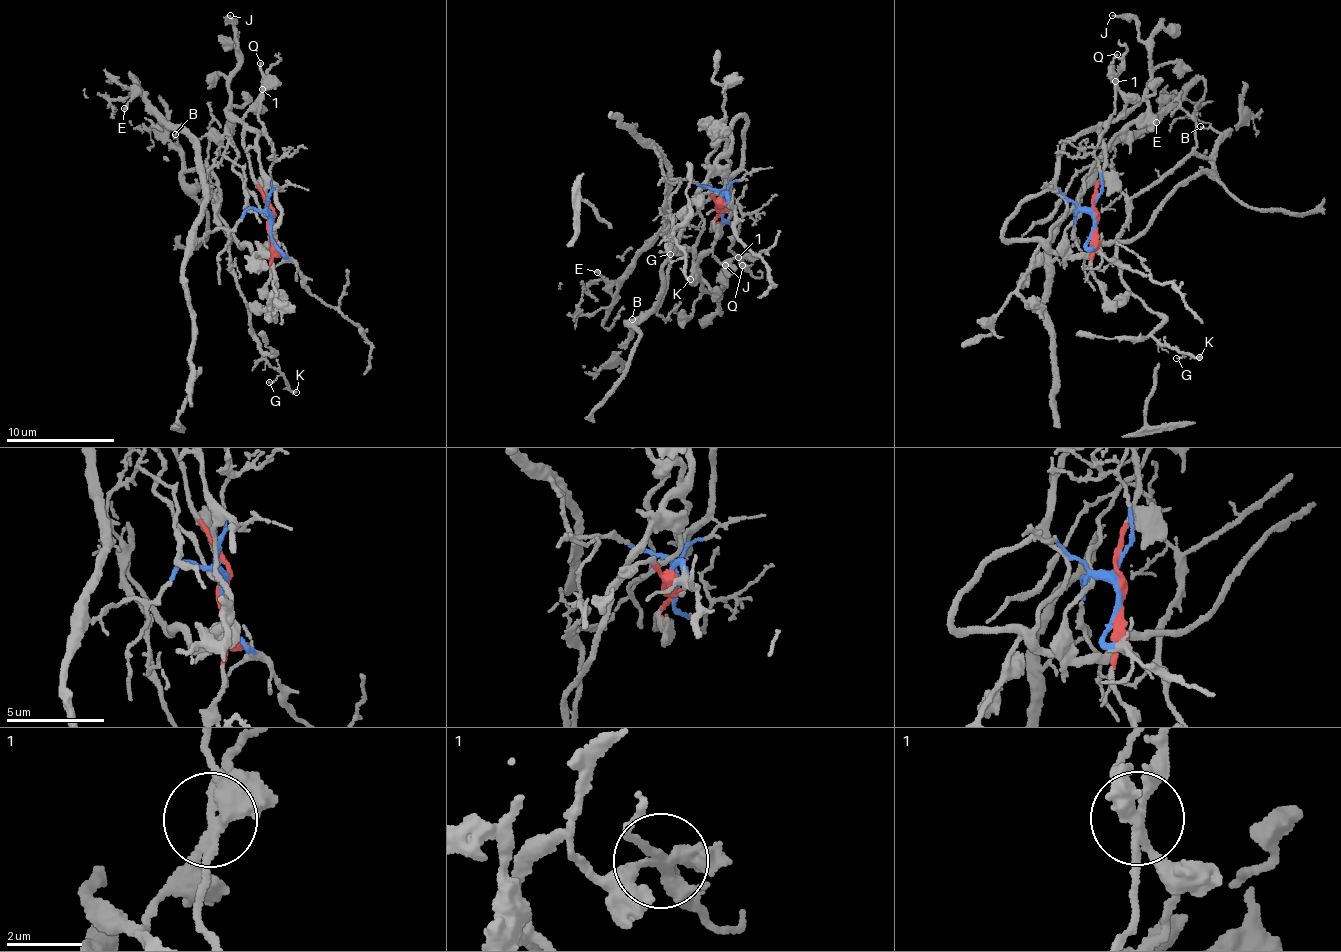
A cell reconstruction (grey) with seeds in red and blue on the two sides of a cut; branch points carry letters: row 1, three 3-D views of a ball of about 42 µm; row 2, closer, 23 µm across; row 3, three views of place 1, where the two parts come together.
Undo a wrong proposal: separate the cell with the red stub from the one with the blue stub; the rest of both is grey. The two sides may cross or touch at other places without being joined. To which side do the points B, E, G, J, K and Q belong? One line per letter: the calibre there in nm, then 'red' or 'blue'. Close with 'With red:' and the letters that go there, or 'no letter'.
B: calibre 170 nm; red
E: calibre 170 nm; blue
G: calibre 110 nm; red
J: calibre 200 nm; red
K: calibre 200 nm; red
Q: calibre 150 nm; red
With red: B, G, J, K, Q

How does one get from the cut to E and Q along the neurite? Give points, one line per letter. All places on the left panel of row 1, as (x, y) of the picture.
E: (271, 221), (250, 209), (231, 230), (214, 228), (198, 238), (205, 193), (197, 146), (138, 89), (124, 109)
Q: (271, 221), (273, 207), (251, 171), (244, 131), (244, 117), (264, 86), (259, 63)

